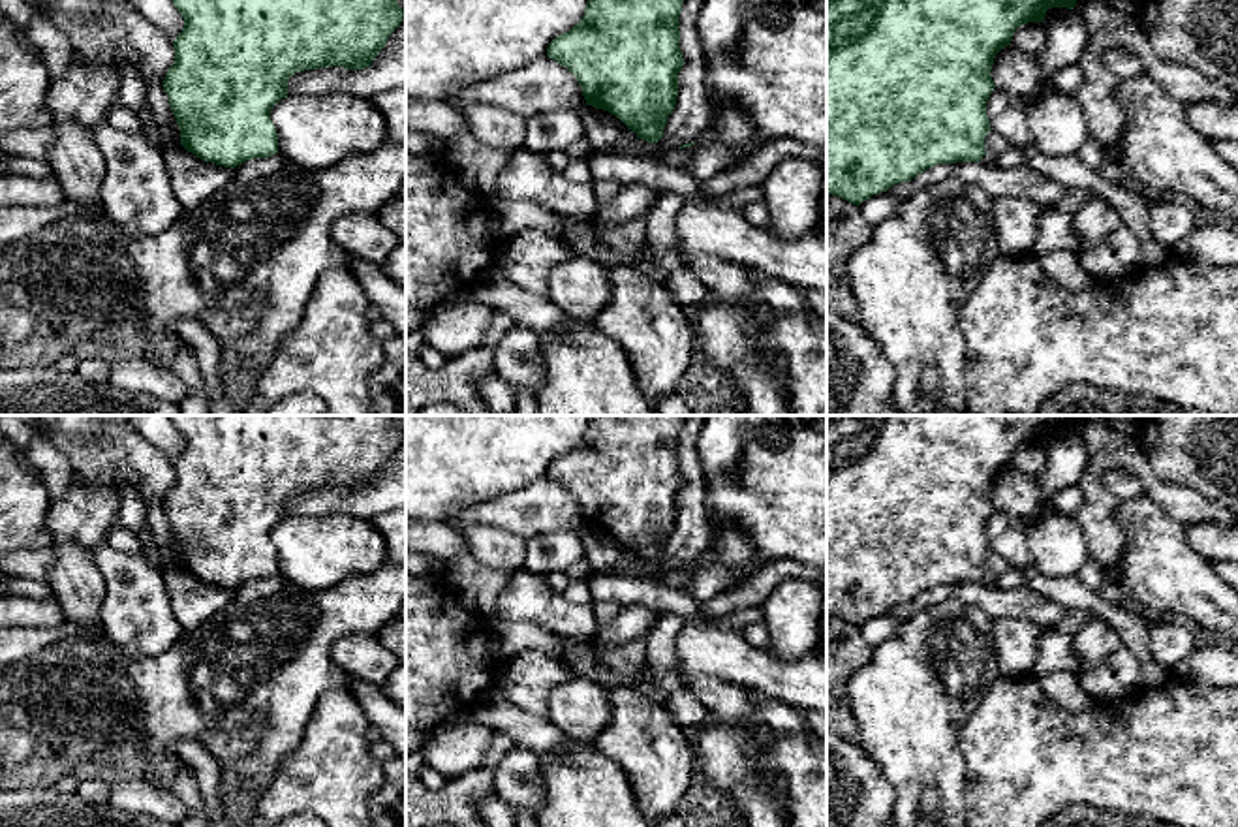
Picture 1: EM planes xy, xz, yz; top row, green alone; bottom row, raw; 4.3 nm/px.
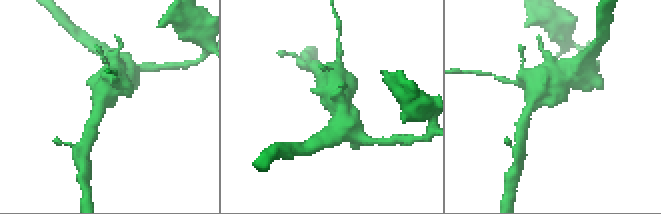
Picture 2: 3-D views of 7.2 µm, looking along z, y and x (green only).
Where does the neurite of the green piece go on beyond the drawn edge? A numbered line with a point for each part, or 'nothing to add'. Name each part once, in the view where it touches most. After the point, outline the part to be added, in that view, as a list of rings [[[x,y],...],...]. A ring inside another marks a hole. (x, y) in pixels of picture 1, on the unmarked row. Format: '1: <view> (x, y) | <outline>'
nothing to add

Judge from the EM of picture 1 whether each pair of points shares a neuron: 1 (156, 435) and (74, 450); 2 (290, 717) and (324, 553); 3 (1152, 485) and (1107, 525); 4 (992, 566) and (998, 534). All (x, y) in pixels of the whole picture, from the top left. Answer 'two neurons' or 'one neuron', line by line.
1: two neurons
2: two neurons
3: one neuron
4: two neurons

